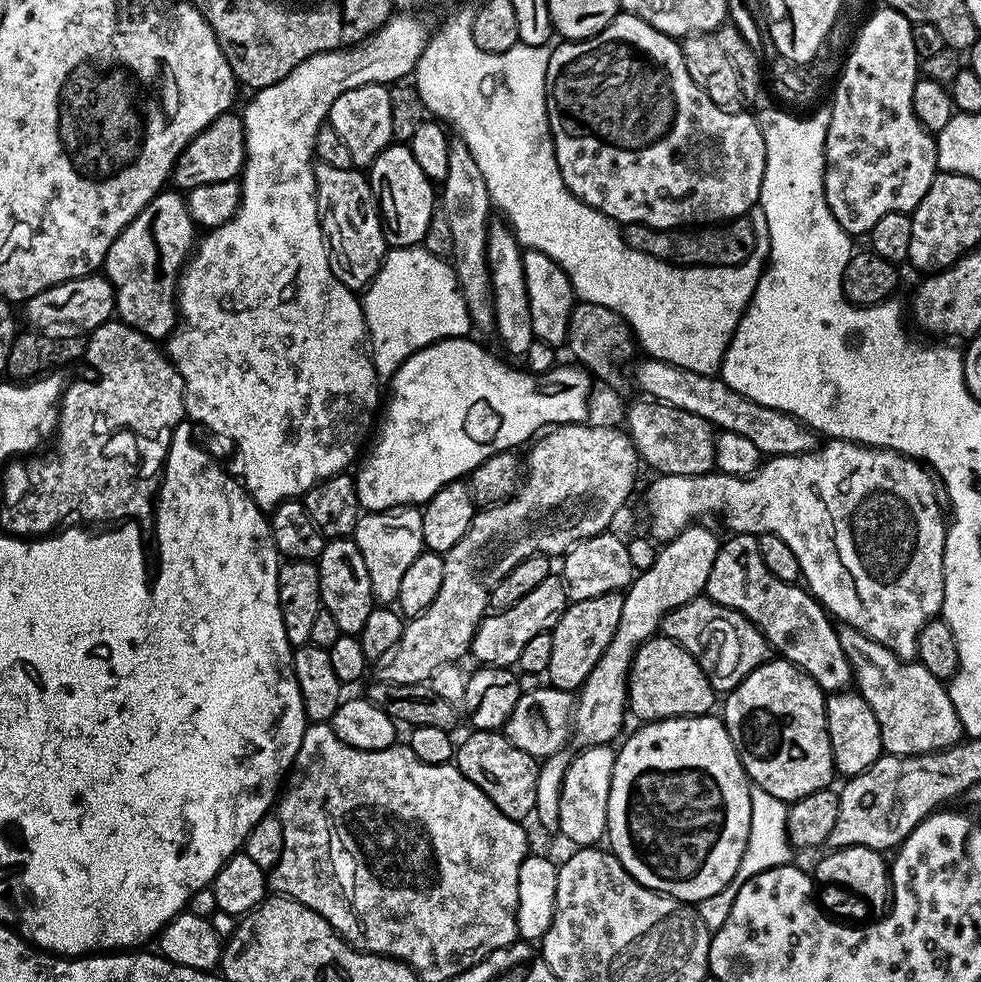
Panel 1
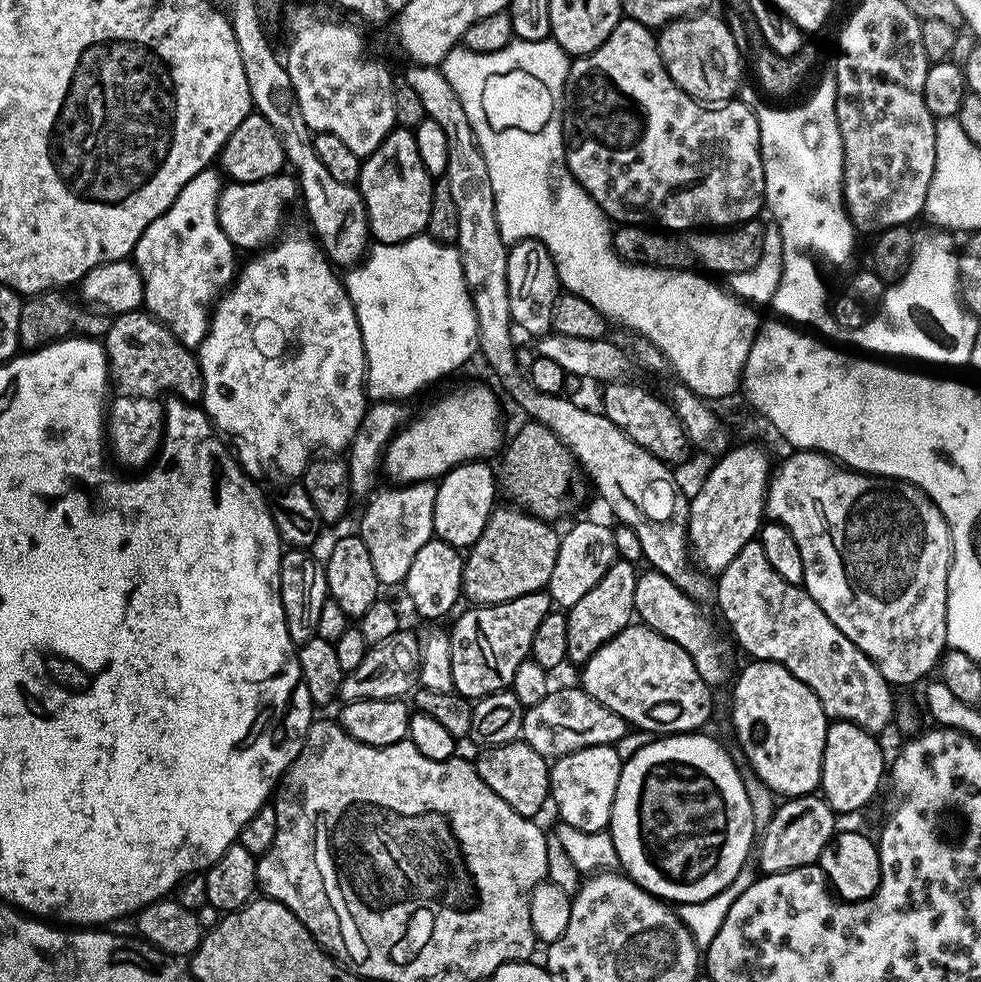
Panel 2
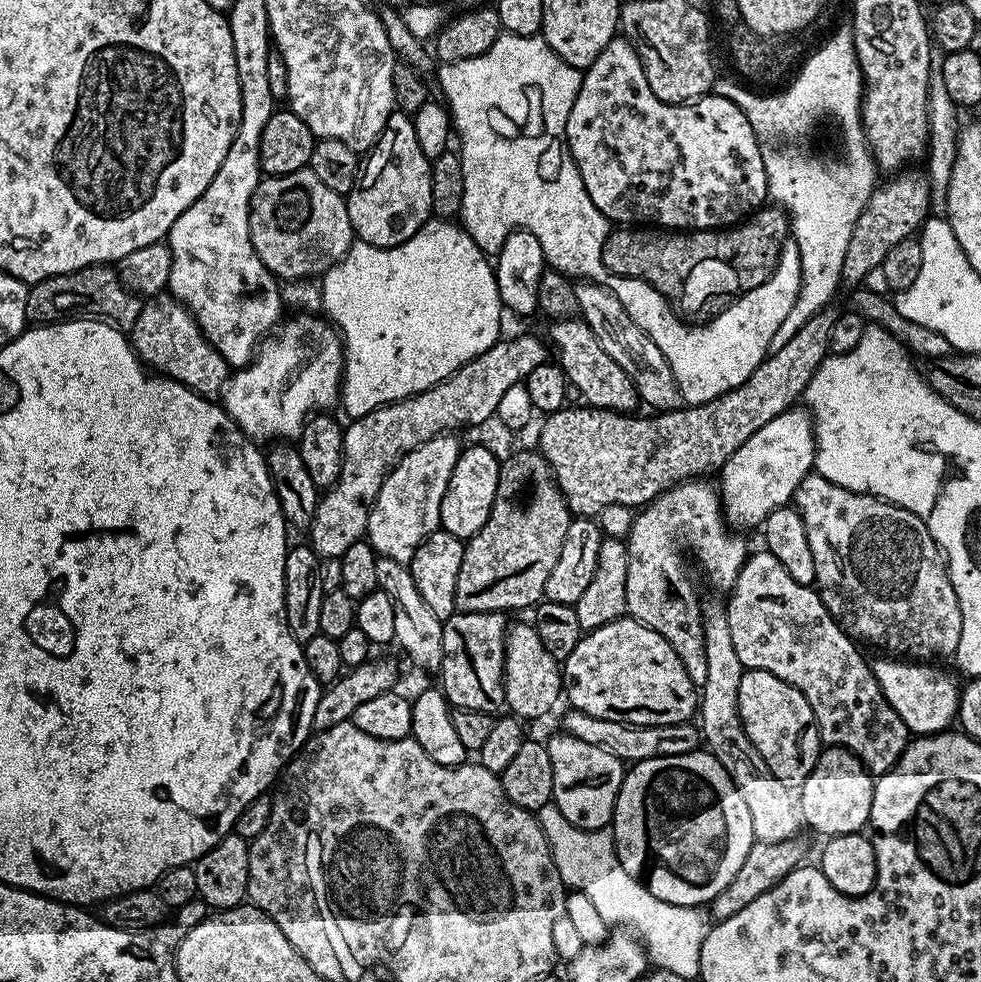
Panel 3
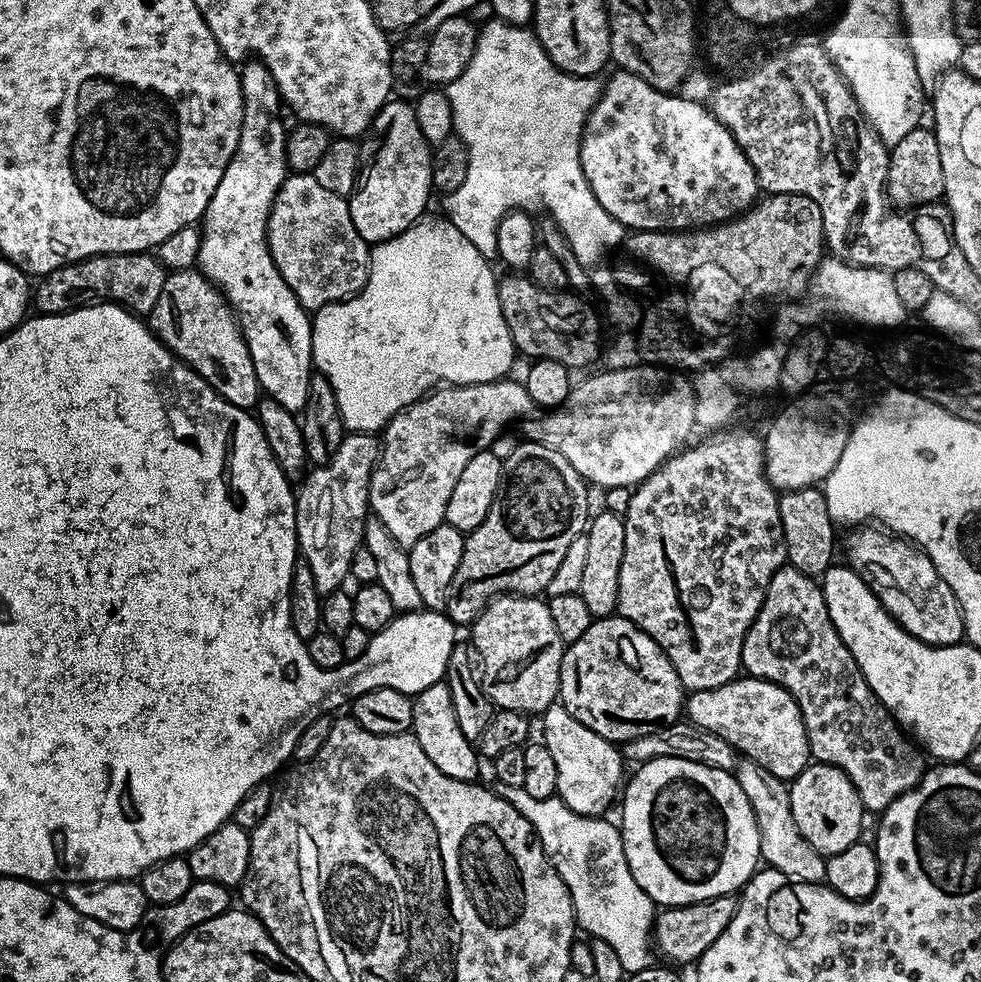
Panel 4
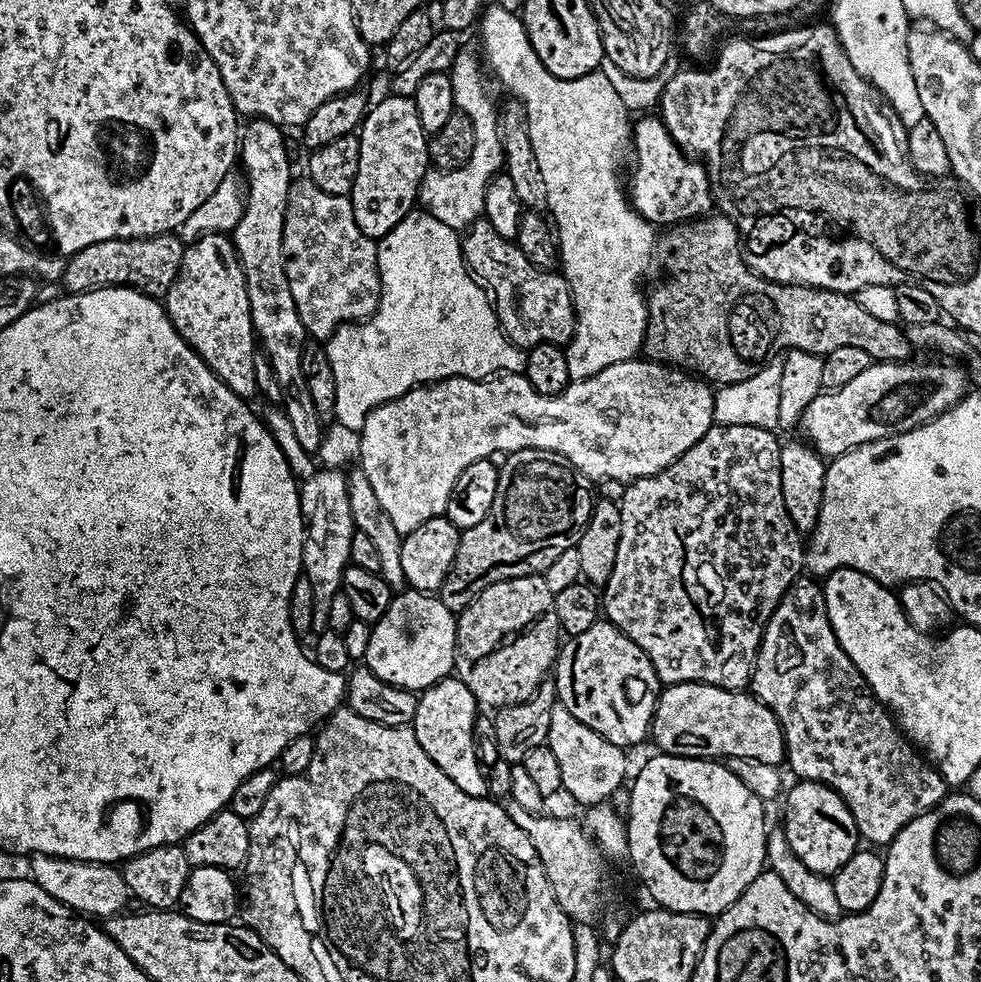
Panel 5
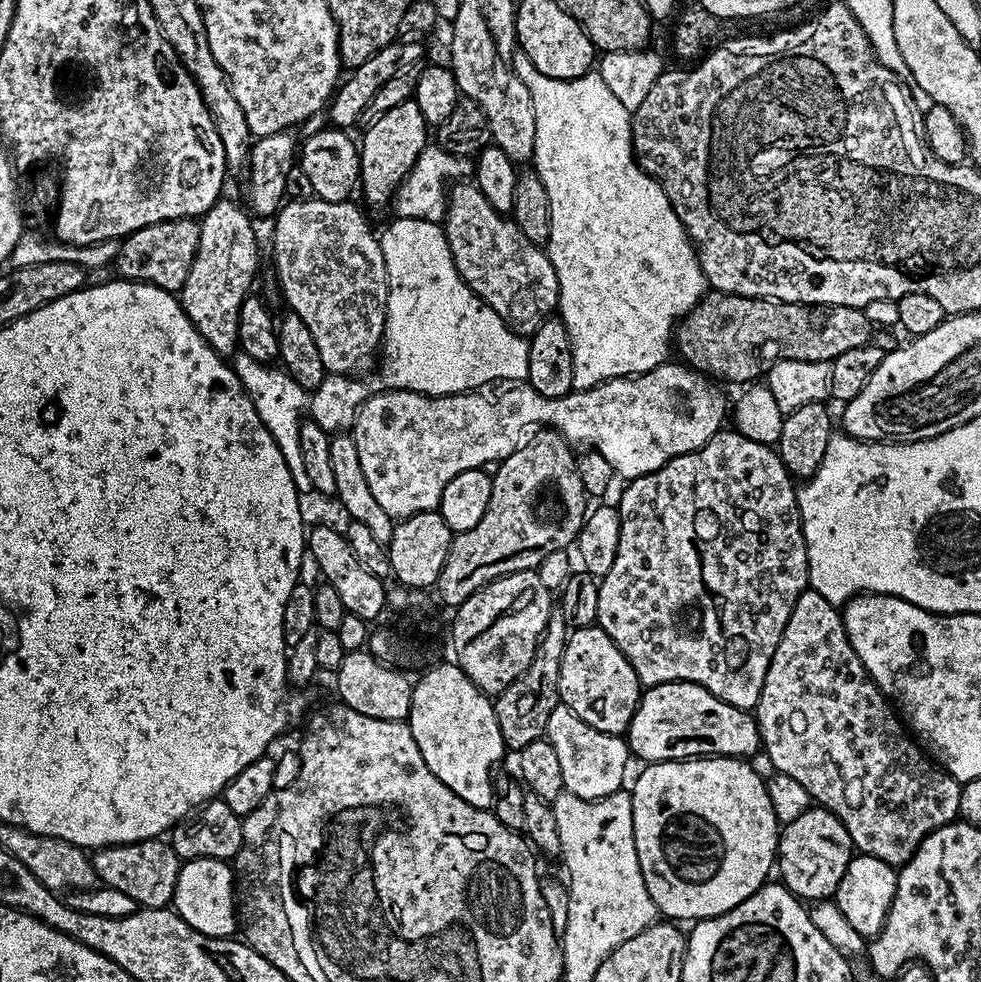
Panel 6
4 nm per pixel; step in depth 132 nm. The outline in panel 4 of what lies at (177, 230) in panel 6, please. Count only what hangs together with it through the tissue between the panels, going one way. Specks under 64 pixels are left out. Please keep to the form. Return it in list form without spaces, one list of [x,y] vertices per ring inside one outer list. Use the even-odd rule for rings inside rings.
[[[151,251],[146,252],[104,252],[100,256],[88,256],[85,260],[75,260],[73,264],[63,264],[60,268],[54,269],[50,274],[39,277],[34,284],[34,308],[37,313],[47,314],[50,312],[70,312],[74,308],[79,308],[83,305],[93,302],[111,302],[121,305],[128,309],[129,312],[135,312],[137,314],[146,314],[154,306],[154,302],[158,302],[158,294],[162,294],[162,282],[166,282],[168,272],[159,259]]]

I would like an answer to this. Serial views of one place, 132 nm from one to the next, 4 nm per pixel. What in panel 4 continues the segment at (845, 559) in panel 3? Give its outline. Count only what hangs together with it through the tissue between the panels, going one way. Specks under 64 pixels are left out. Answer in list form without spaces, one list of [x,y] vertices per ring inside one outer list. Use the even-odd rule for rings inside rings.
[[[856,526],[848,536],[846,563],[870,586],[878,602],[914,638],[934,646],[950,646],[965,639],[964,615],[960,612],[954,590],[934,570],[934,562],[903,536],[876,528]]]

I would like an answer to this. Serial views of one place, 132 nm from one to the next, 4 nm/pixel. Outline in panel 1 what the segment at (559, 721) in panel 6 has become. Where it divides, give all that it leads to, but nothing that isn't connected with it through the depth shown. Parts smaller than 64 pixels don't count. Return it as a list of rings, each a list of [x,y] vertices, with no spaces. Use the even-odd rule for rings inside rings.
[[[597,746],[577,751],[572,757],[572,765],[566,770],[566,778],[562,782],[562,794],[560,795],[560,830],[559,835],[565,836],[572,843],[572,846],[596,846],[605,839],[608,831],[608,799],[610,798],[610,782],[612,781],[612,771],[616,761],[616,752],[608,746]]]

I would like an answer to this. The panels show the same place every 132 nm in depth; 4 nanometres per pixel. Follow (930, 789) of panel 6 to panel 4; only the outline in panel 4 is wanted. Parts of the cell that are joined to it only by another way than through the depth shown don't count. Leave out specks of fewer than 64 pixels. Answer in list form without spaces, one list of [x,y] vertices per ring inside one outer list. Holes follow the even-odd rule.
[[[791,566],[782,567],[774,573],[765,588],[761,608],[742,642],[741,665],[749,677],[772,680],[793,696],[798,702],[806,726],[811,759],[815,763],[829,764],[845,772],[869,813],[883,812],[894,798],[910,790],[924,775],[925,757],[893,720],[883,702],[870,690],[850,650],[842,642],[838,630],[834,630],[830,614],[826,610],[824,589],[813,577],[802,574]]]

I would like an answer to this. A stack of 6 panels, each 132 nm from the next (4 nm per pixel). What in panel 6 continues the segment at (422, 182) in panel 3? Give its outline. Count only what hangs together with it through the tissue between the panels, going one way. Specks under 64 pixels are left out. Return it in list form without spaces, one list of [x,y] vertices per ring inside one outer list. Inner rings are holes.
[[[415,99],[404,100],[394,110],[375,117],[364,132],[364,141],[359,141],[360,183],[359,191],[364,191],[364,200],[372,208],[384,208],[393,203],[396,189],[408,177],[414,162],[430,140],[430,125],[422,118]]]

